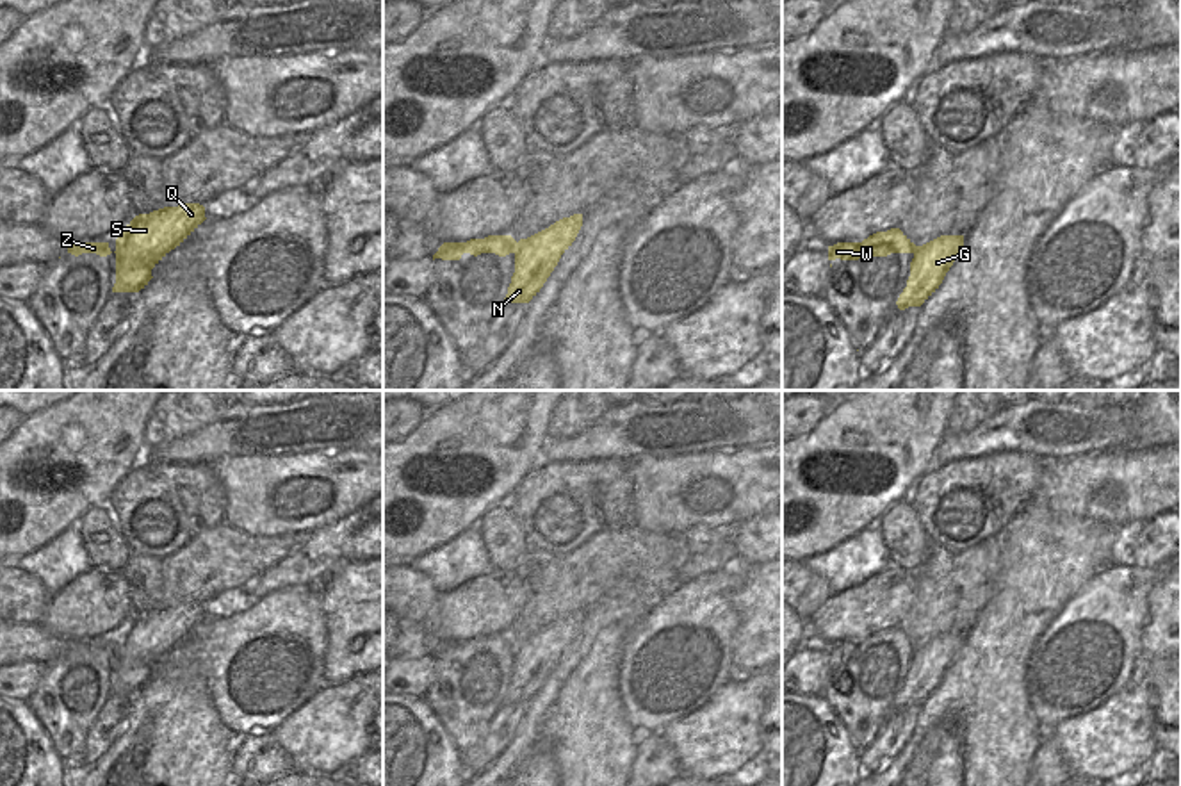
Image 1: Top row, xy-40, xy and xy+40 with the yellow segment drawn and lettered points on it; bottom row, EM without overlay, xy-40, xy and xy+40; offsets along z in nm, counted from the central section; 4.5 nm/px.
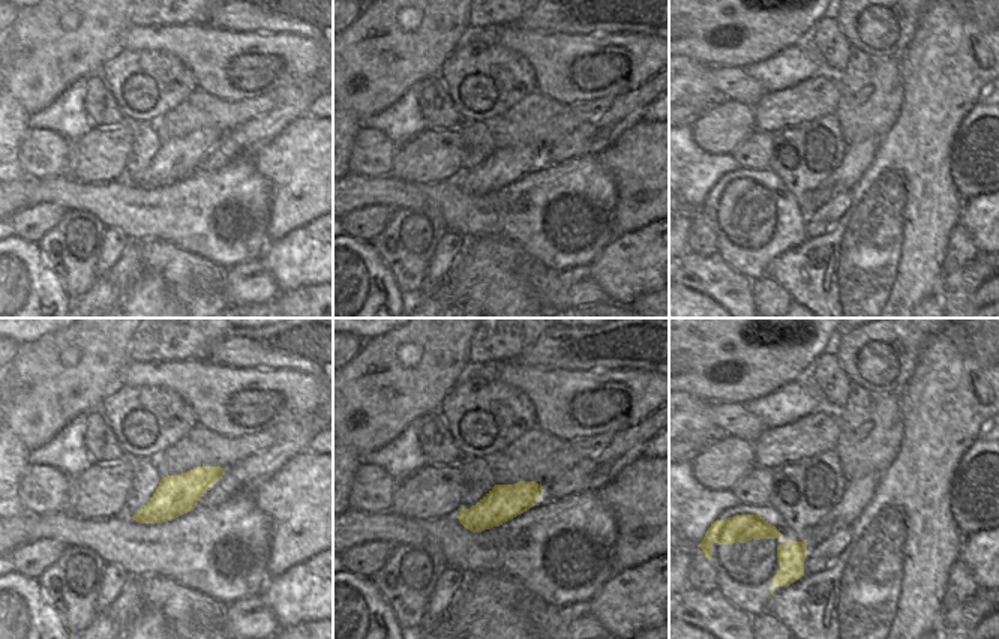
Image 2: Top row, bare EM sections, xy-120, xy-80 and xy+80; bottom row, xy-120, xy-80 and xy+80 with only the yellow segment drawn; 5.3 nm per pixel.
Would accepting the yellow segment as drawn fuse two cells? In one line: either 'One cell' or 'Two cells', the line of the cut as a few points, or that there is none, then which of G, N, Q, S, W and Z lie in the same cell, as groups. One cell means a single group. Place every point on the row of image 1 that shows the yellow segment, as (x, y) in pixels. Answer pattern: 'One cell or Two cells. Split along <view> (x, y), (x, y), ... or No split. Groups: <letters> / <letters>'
Two cells. Split along xy (519, 243), (515, 253). Groups: G N Q S / W Z

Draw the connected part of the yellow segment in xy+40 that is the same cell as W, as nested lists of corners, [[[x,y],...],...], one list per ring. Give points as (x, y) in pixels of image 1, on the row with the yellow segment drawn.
[[[900,230],[876,232],[862,242],[837,242],[828,246],[828,260],[859,260],[866,255],[887,257],[891,253],[916,253],[917,246]]]

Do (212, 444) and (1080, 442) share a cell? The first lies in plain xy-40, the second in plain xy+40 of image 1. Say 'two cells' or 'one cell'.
two cells

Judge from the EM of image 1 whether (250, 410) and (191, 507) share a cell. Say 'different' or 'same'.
same

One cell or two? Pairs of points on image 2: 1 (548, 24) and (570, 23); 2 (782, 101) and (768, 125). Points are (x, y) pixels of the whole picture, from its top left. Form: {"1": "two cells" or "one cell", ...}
{"1": "two cells", "2": "two cells"}

